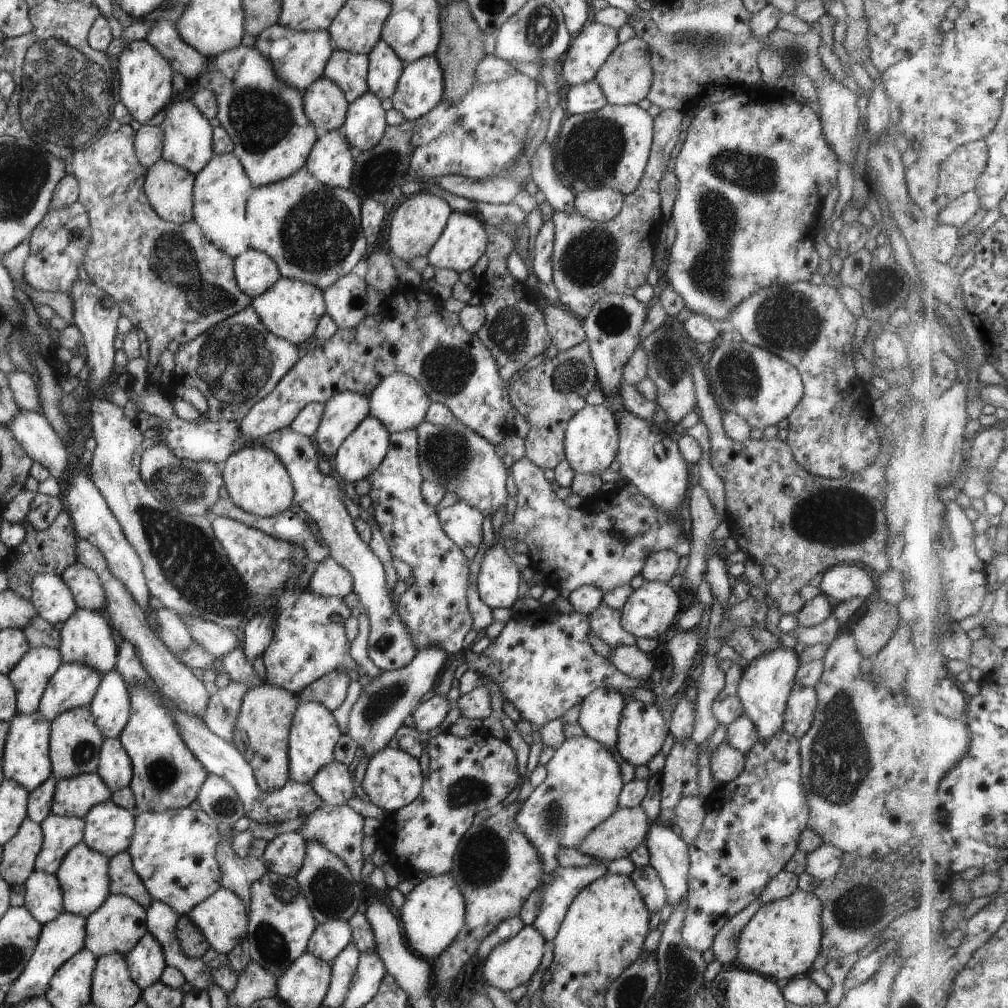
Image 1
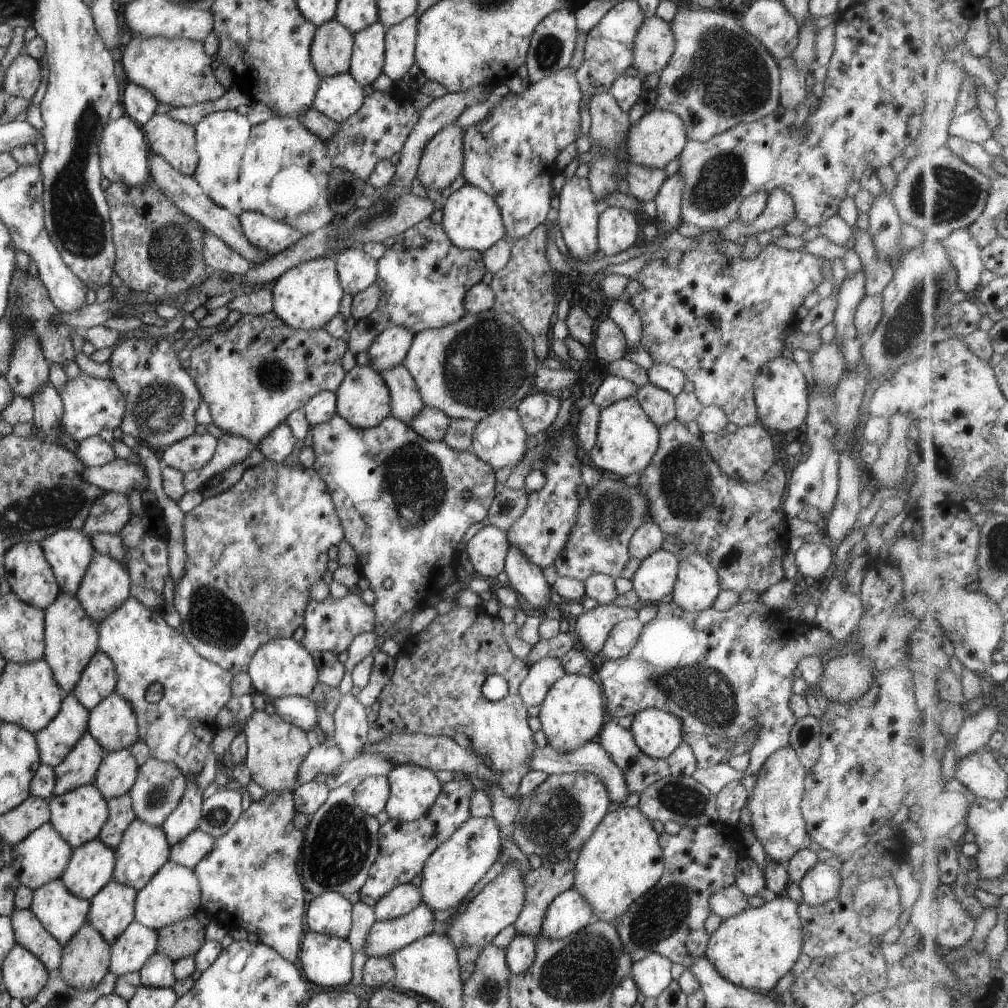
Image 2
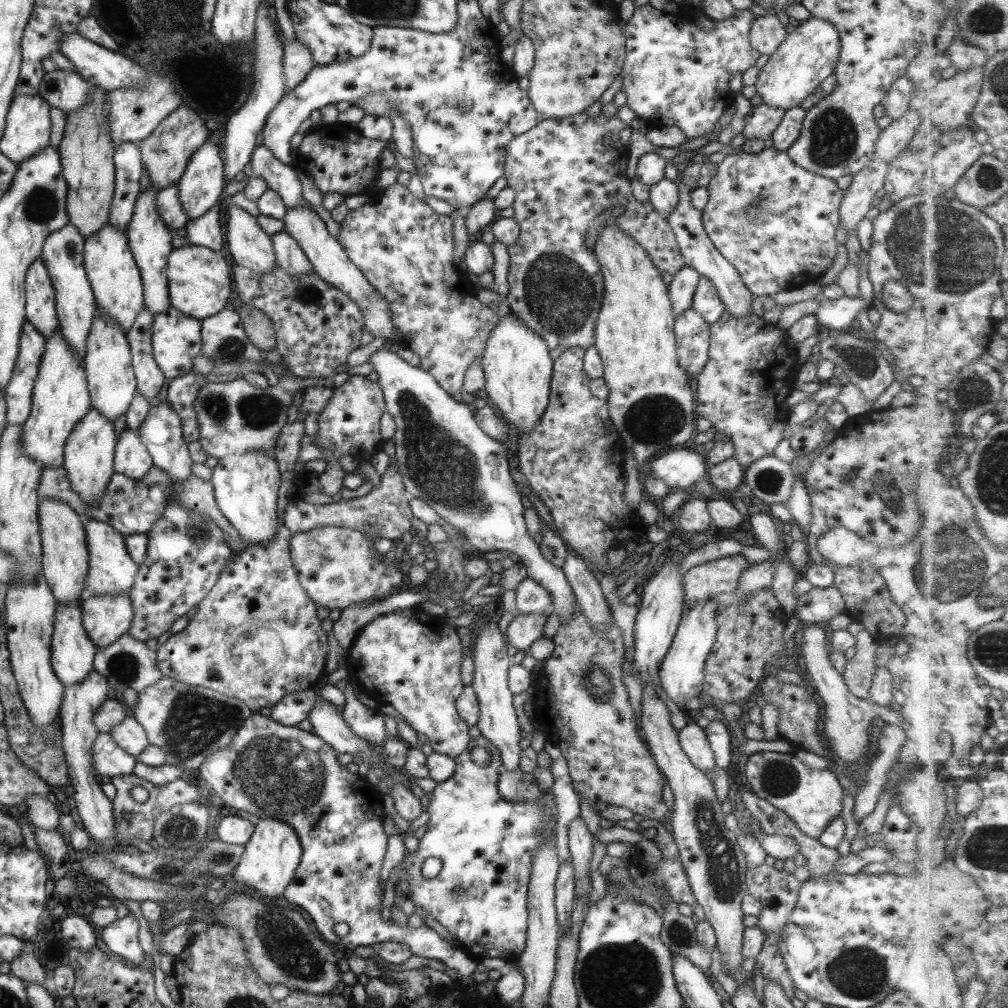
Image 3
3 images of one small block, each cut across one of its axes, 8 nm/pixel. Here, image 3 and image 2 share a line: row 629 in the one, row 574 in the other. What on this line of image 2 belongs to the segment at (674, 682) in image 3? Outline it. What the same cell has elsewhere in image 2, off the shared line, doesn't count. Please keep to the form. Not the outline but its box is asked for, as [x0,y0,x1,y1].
[671,552,718,614]

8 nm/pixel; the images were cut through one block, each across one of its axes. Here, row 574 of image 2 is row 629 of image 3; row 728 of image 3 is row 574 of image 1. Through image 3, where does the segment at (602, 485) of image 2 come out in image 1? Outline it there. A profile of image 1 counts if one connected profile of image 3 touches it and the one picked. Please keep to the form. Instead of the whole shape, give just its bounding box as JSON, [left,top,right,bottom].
[500,456,682,592]

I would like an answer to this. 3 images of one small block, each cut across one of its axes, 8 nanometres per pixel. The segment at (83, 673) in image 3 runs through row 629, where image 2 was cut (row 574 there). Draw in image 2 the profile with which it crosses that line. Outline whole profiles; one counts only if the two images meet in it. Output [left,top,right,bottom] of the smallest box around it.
[38,528,93,596]

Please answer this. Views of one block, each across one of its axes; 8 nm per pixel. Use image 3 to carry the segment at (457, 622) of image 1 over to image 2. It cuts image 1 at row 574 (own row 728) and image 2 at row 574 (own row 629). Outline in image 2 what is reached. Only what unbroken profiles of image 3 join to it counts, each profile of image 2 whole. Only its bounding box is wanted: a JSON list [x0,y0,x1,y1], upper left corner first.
[311,413,498,636]

